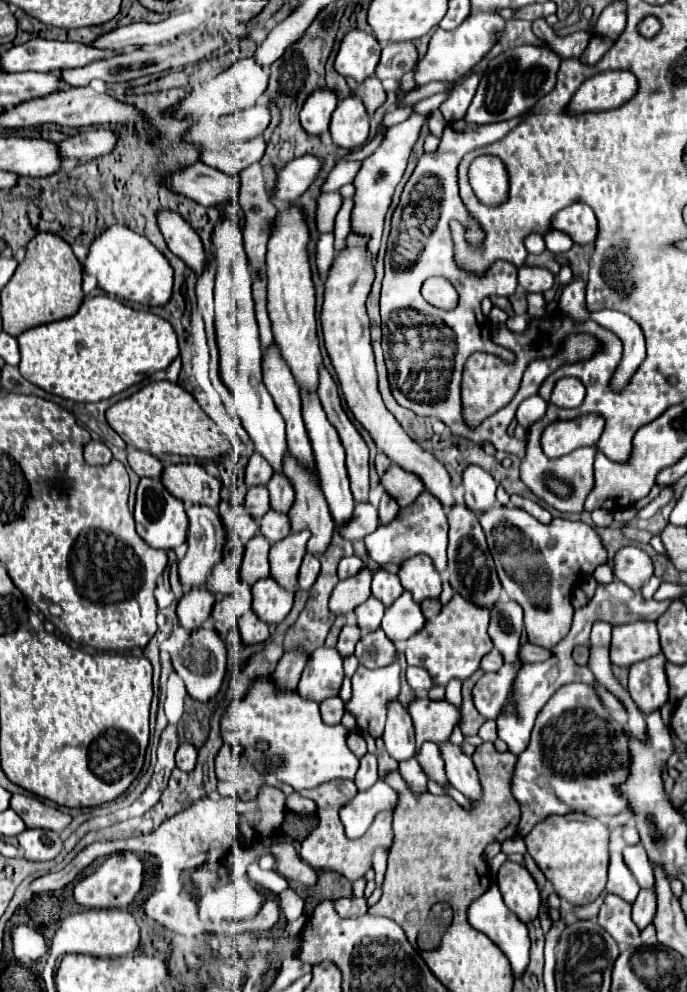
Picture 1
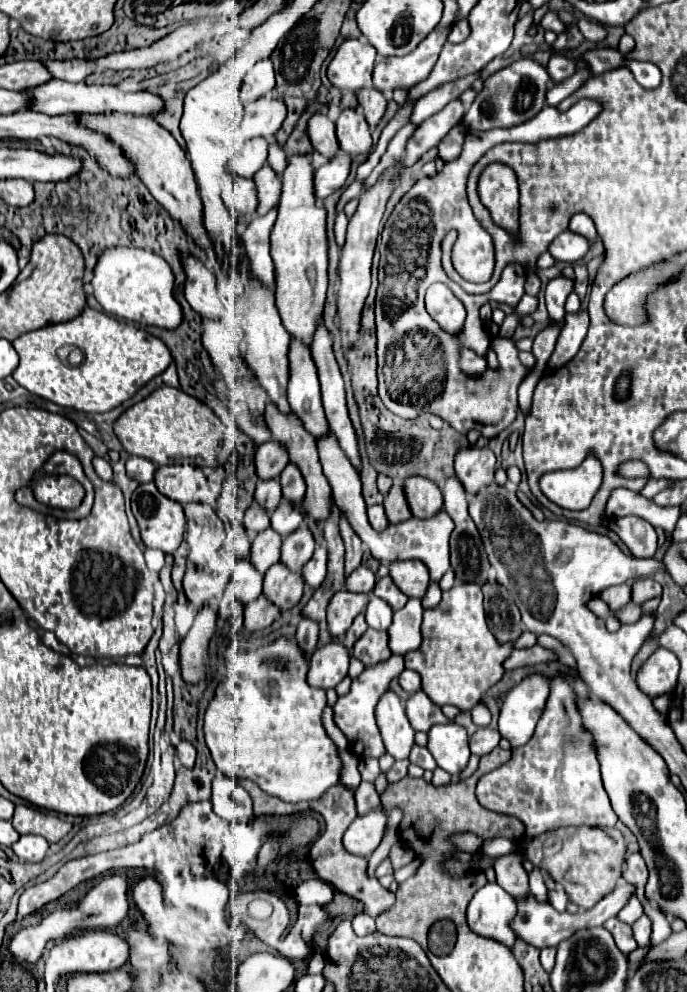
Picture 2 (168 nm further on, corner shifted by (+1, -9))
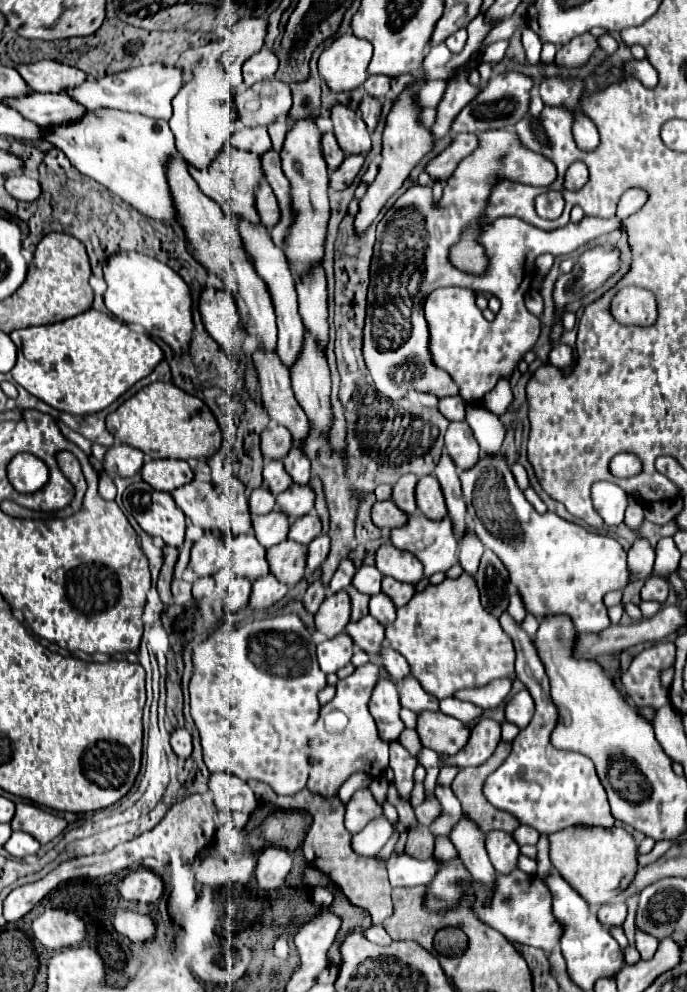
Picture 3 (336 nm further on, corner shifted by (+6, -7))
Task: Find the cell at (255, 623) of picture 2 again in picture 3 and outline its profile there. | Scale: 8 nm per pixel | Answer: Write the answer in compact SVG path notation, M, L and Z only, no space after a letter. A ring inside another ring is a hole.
M267 572L265 576L257 578L257 582L253 584L249 606L251 608L267 608L267 606L275 604L277 600L281 600L287 594L287 590L289 590L287 584L281 584L271 572Z

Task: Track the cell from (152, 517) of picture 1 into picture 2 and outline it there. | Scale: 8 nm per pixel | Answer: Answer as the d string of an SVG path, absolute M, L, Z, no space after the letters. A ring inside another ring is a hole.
M154 482L148 484L140 484L136 488L136 492L132 494L132 514L140 526L140 534L142 534L142 542L146 544L146 548L158 548L166 554L174 554L178 550L178 546L184 540L184 532L186 532L186 518L184 518L184 510L178 502L168 500L166 496L162 496L156 488Z

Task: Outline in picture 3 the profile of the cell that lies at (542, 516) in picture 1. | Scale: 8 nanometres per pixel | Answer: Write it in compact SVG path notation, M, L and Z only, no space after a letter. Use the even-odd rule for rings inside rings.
M531 487L524 490L523 493L525 494L528 502L535 508L535 510L537 510L538 513L544 514L547 511L546 504Z

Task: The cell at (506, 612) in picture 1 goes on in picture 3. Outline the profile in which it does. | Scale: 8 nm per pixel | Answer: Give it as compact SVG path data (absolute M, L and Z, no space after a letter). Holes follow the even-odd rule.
M485 550L475 580L483 606L499 618L509 604L509 572L491 550Z

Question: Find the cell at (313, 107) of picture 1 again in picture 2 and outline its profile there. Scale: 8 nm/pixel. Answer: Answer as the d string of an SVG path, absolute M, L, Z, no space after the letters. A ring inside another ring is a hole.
M312 114L308 122L308 136L316 152L324 158L332 158L338 152L338 140L334 134L334 122L326 114Z

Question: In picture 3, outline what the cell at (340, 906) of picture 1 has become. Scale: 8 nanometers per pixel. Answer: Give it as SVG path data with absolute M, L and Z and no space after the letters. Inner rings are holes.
M371 926L371 928L369 928L369 930L365 930L363 934L365 934L365 938L369 938L371 942L381 944L381 946L387 946L387 944L391 944L391 942L393 942L393 940L389 938L389 934L383 930L383 926Z

